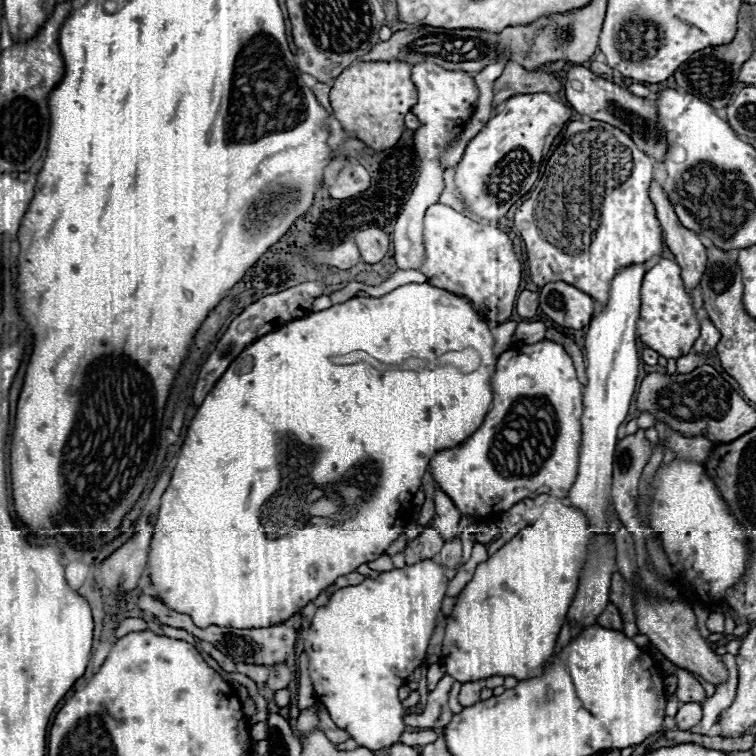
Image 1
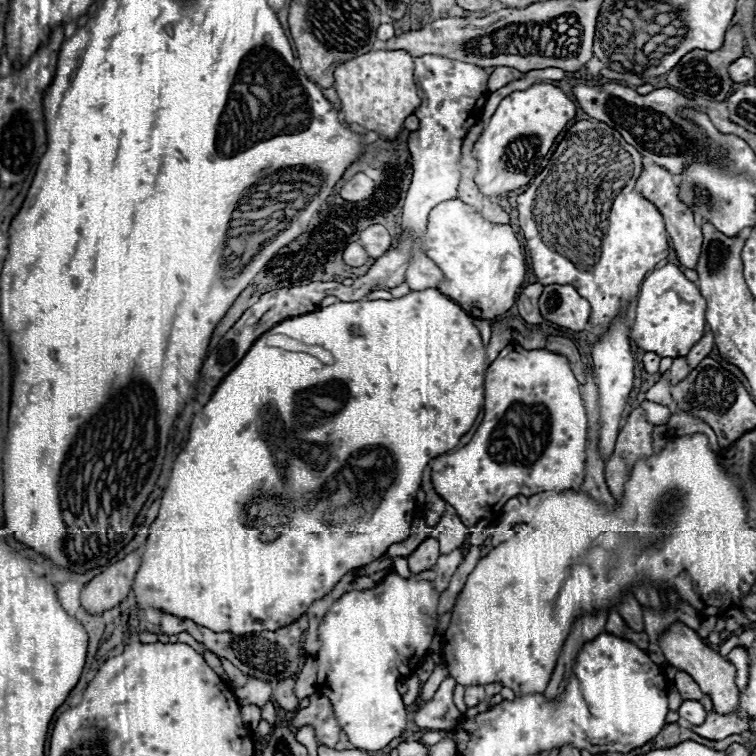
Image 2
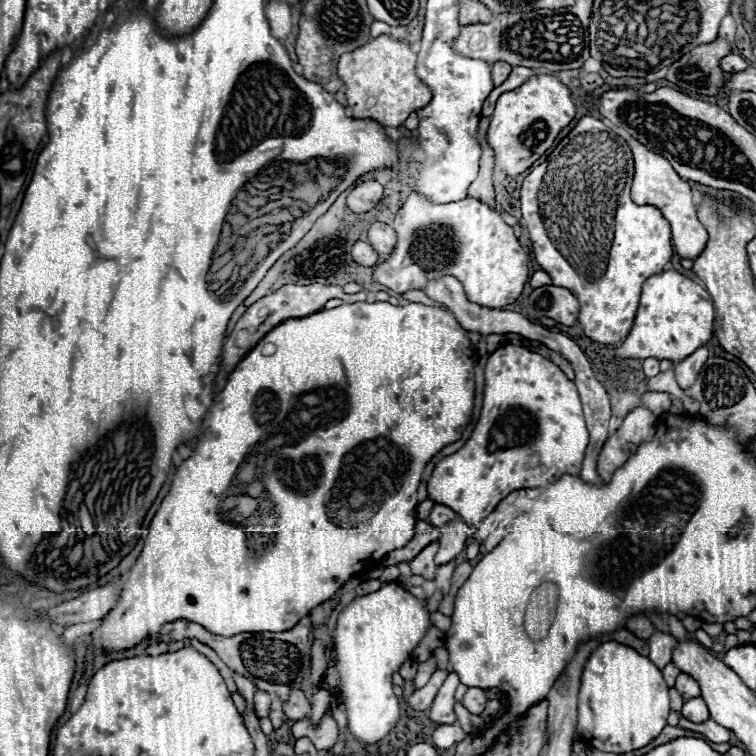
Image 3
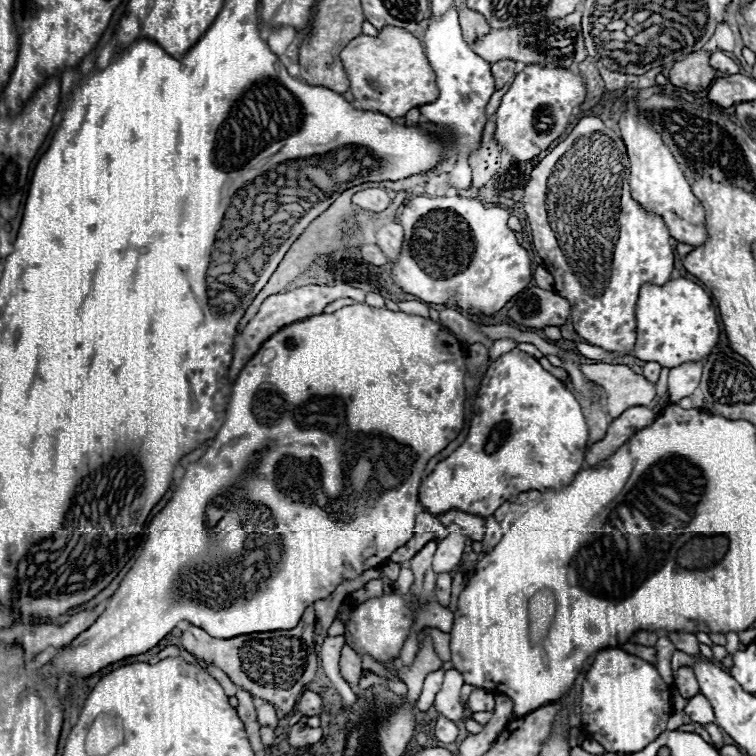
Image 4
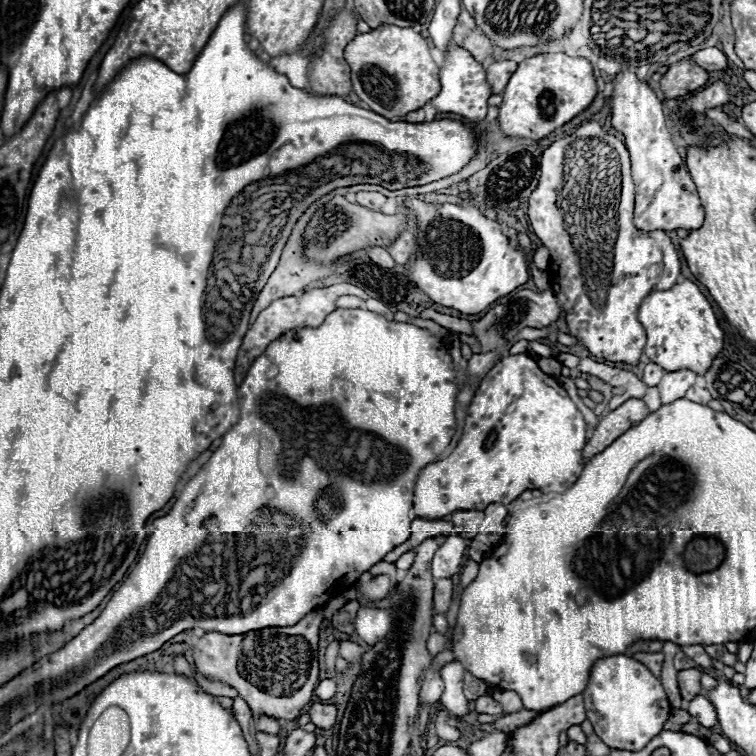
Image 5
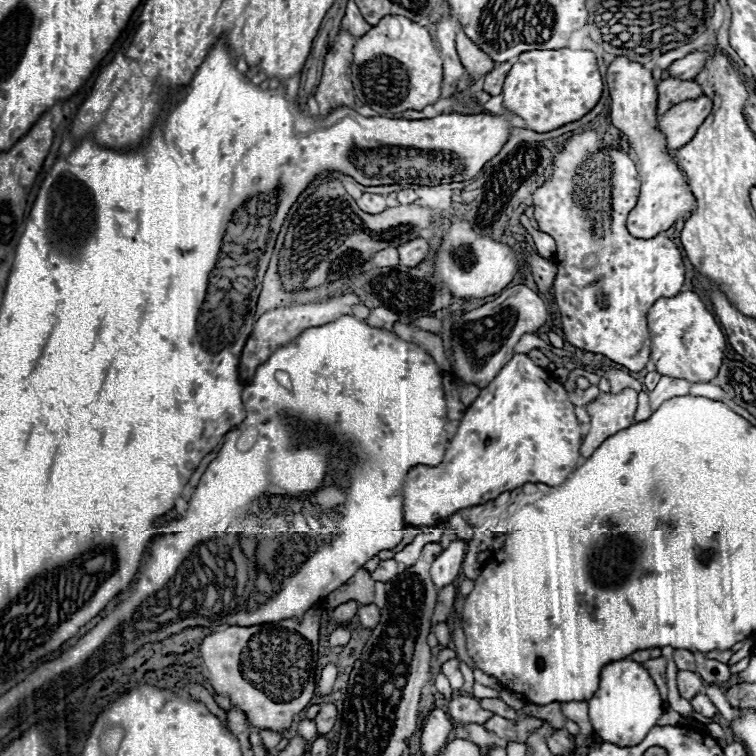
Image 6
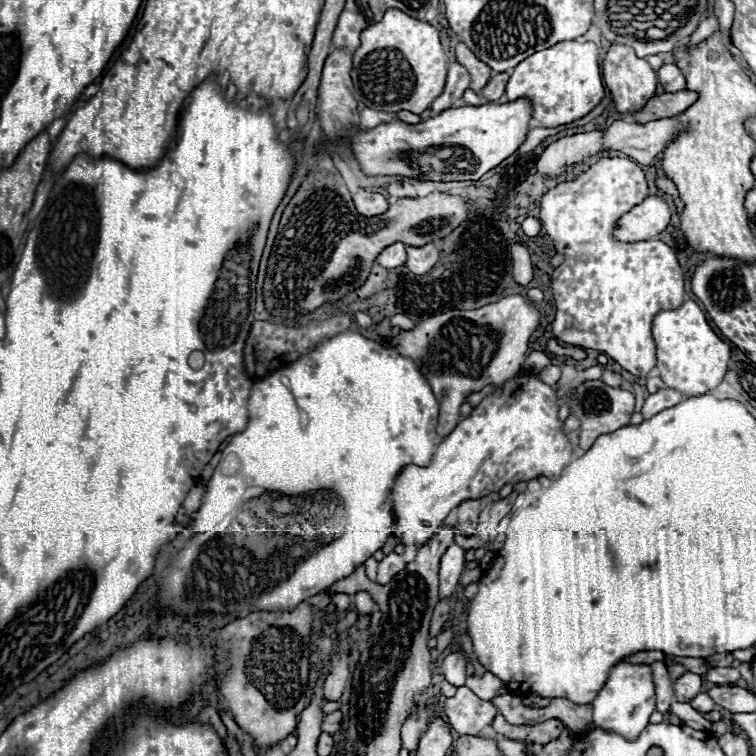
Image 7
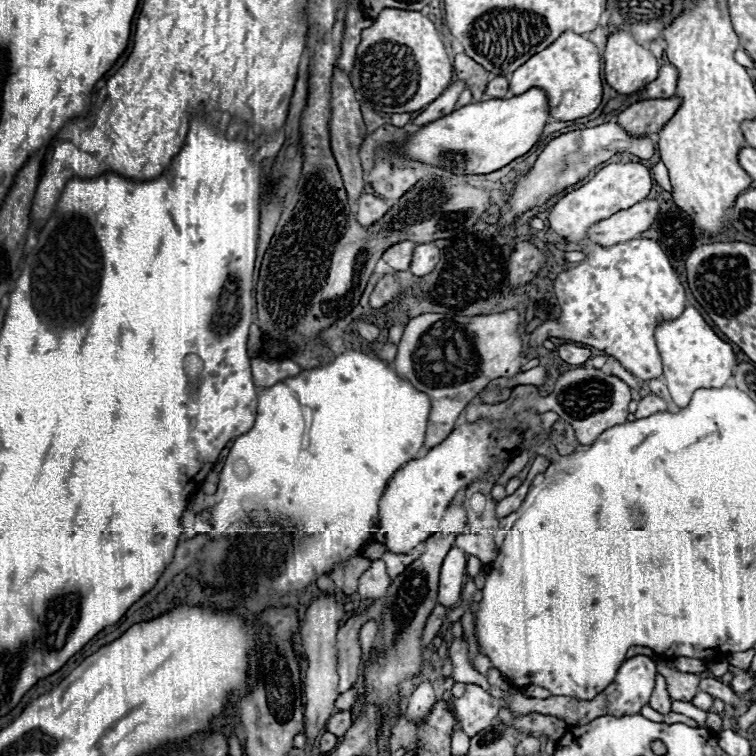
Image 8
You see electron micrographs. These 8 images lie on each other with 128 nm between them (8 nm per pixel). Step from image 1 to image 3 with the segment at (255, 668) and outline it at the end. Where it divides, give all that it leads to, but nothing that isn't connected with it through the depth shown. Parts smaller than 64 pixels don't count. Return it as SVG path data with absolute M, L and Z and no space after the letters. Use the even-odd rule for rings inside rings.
M256 690L254 692L254 706L256 706L256 714L258 718L266 718L268 716L268 708L270 708L270 694L264 692L264 690Z

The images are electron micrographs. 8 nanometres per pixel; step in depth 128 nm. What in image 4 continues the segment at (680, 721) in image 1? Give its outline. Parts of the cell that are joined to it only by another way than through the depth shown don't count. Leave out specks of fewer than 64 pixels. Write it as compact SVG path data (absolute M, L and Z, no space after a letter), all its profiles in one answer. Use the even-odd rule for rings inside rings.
M698 694L698 696L692 696L684 708L684 714L690 716L692 722L698 722L698 724L708 724L708 722L714 722L714 712L712 712L712 706L708 704L708 700Z

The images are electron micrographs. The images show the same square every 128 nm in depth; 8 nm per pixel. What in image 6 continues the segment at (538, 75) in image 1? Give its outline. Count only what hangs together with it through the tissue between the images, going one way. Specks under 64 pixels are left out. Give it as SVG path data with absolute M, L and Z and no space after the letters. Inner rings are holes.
M512 62L496 64L494 70L490 70L490 72L484 76L484 86L482 86L484 92L488 92L490 96L500 94L500 92L502 92L502 84L504 84L504 80L506 80L510 68L512 68Z

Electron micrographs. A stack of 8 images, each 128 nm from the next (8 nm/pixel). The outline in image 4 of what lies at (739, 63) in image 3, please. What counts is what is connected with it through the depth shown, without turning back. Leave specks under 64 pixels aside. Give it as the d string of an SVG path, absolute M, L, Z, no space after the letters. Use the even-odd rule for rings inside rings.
M716 50L716 52L712 54L712 58L710 58L710 64L712 64L716 70L724 72L724 74L736 74L736 72L740 72L740 66L738 66L738 62L736 62L734 58L726 56L722 50Z

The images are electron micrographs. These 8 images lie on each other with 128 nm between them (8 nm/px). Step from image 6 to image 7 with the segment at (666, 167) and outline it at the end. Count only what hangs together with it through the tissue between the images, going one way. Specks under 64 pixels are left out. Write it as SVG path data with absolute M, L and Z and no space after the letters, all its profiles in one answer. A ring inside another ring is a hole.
M612 44L604 58L604 82L612 92L616 112L630 114L630 116L640 112L644 104L656 94L656 88L658 88L658 78L656 78L656 72L650 68L650 64L638 58L632 48L620 46L620 44ZM650 194L642 204L626 212L614 230L616 240L620 242L640 242L650 240L656 234L664 232L670 224L670 206L664 194Z

